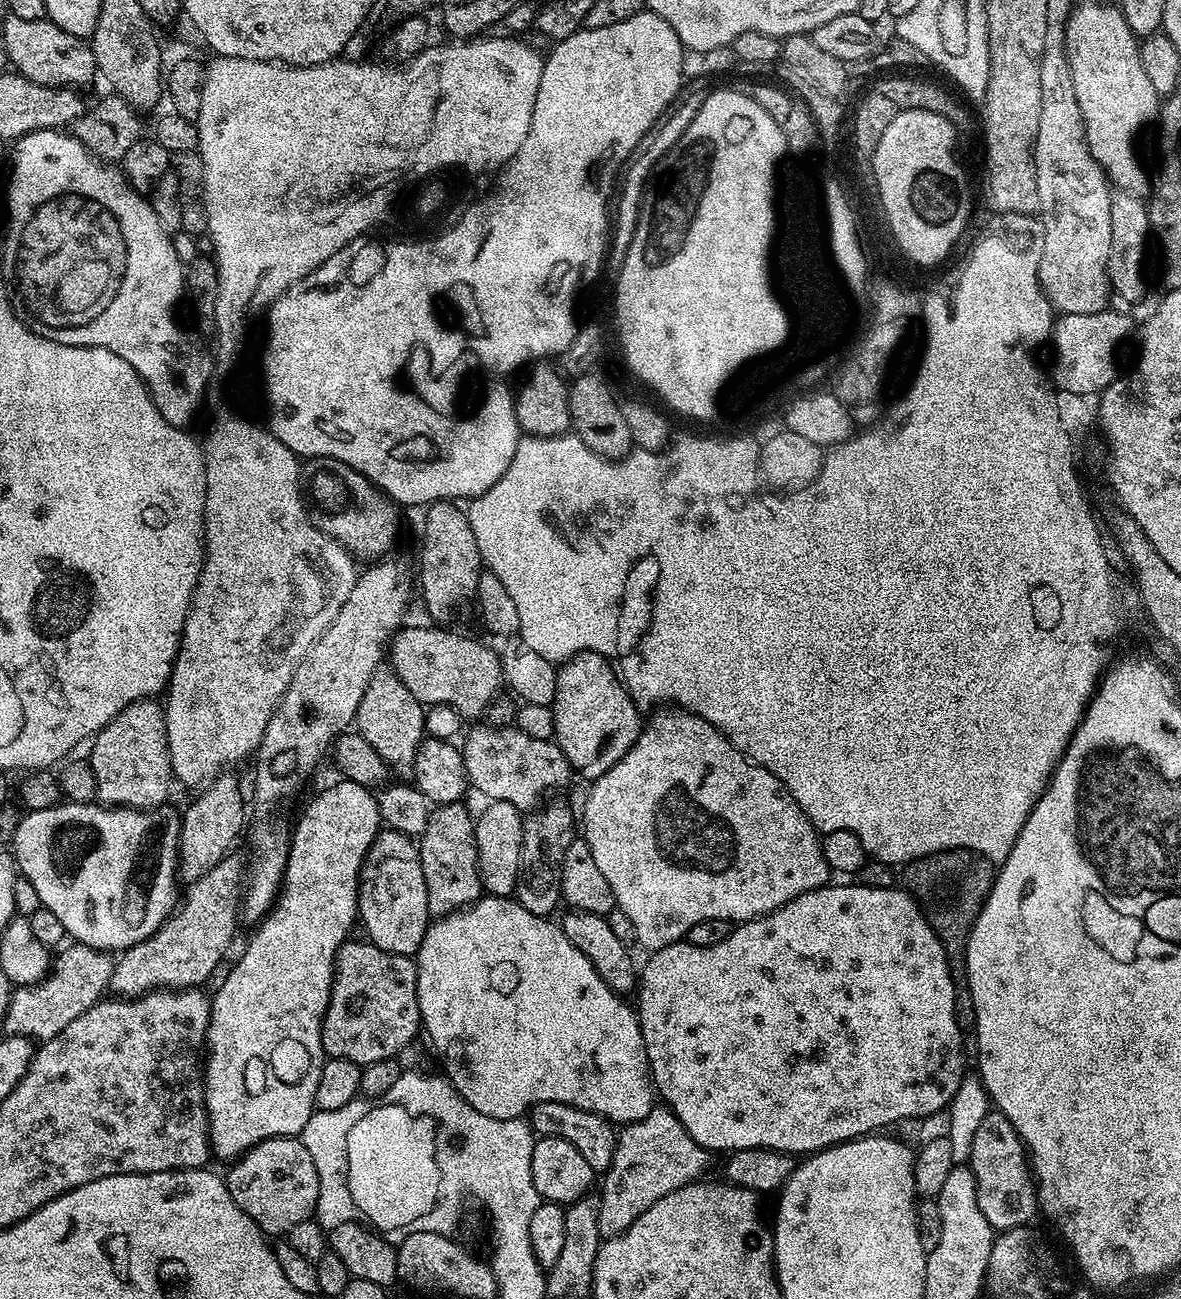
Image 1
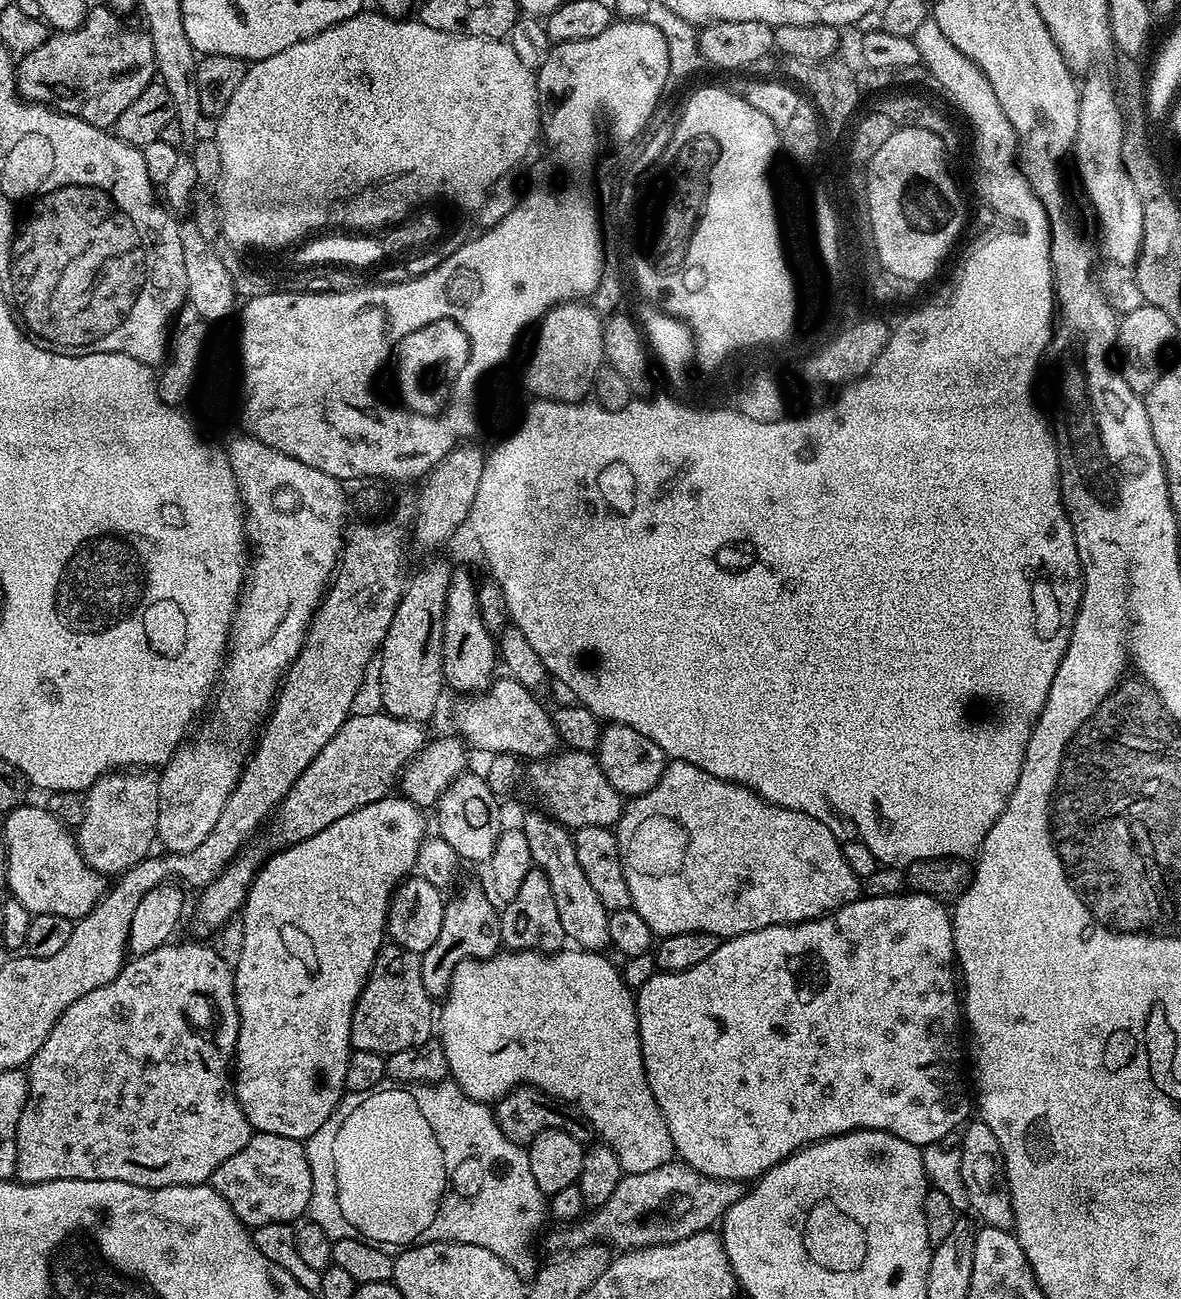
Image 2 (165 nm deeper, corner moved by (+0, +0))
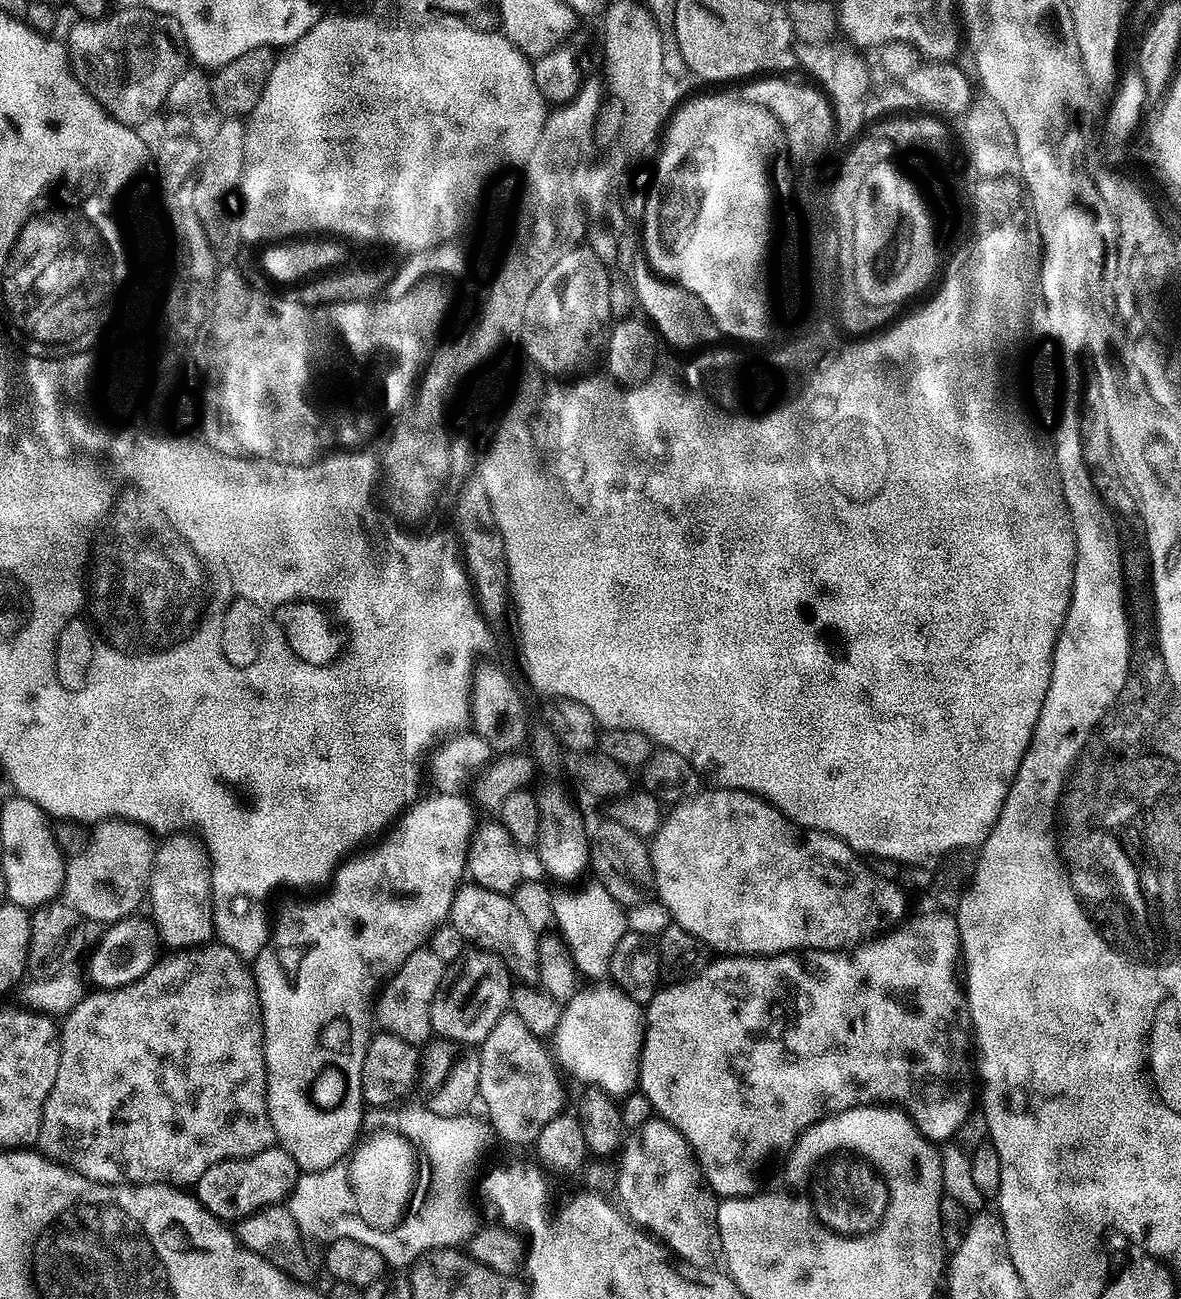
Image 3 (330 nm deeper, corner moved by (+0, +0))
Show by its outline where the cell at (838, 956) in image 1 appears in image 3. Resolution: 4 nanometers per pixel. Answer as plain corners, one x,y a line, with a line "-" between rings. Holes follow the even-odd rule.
931,911
924,912
913,920
905,919
899,926
881,931
847,950
823,952
809,948
780,952
776,956
724,954
713,959
696,976
669,983
652,995
644,1012
644,1045
640,1051
638,1088
641,1093
644,1091
645,1098
652,1103
652,1108
656,1111
653,1113
659,1119
672,1124
674,1130
678,1130
682,1138
686,1138
686,1142
696,1153
696,1160
709,1188
717,1197
753,1195
757,1191
756,1179
759,1178
764,1163
775,1152
787,1153
800,1139
805,1128
836,1112
865,1106
902,1106
903,1111
916,1123
916,1129
933,1142
951,1141
955,1137
952,1135
967,1122
968,1115
972,1112
972,1080
974,1084
974,1064
973,1061
972,1064
968,1061
968,1052
970,1056
970,1045
974,1037
970,1031
972,1020
968,1017
966,992
958,983
960,934
956,930
955,919
947,911

